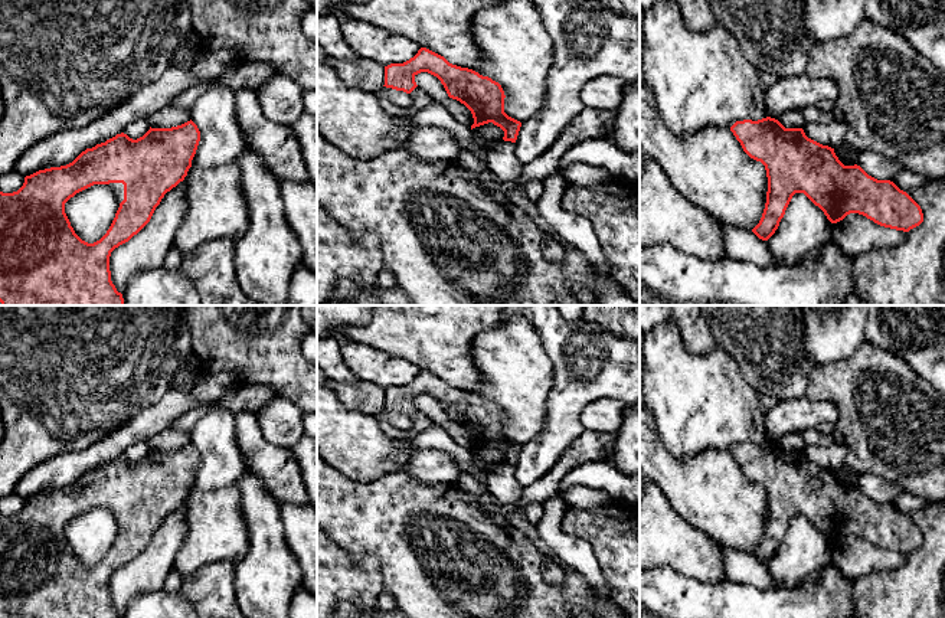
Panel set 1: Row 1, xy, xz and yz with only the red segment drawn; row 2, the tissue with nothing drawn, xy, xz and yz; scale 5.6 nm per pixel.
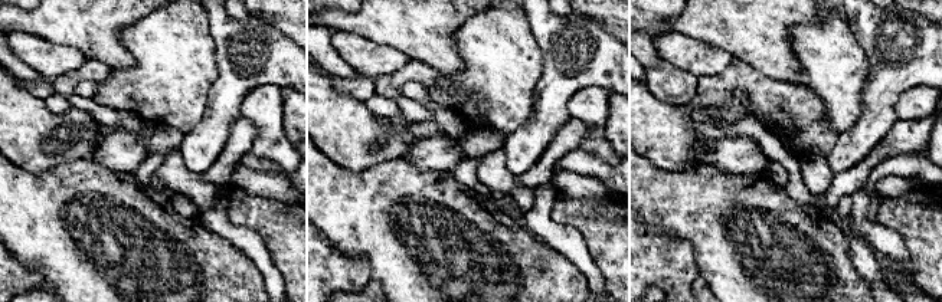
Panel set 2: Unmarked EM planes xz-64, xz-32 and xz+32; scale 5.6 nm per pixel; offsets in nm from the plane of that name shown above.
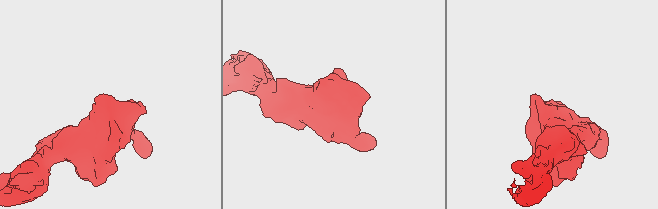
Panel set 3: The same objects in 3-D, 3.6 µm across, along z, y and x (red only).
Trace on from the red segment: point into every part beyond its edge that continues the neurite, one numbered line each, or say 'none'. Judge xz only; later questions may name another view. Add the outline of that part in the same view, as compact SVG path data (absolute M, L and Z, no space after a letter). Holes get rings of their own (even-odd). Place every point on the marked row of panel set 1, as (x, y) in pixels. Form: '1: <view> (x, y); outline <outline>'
none

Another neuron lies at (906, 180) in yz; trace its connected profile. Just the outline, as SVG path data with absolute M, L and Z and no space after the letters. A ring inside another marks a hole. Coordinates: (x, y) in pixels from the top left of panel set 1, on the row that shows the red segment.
M902 170L899 171L895 179L892 180L900 190L909 193L915 187L923 187L931 182L939 182L945 179L936 179L936 180L929 180L928 177L918 174L910 170Z

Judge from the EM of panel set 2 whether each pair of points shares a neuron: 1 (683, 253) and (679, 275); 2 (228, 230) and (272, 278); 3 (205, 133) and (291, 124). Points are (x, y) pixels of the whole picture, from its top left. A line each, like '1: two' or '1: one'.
1: one
2: one
3: two

